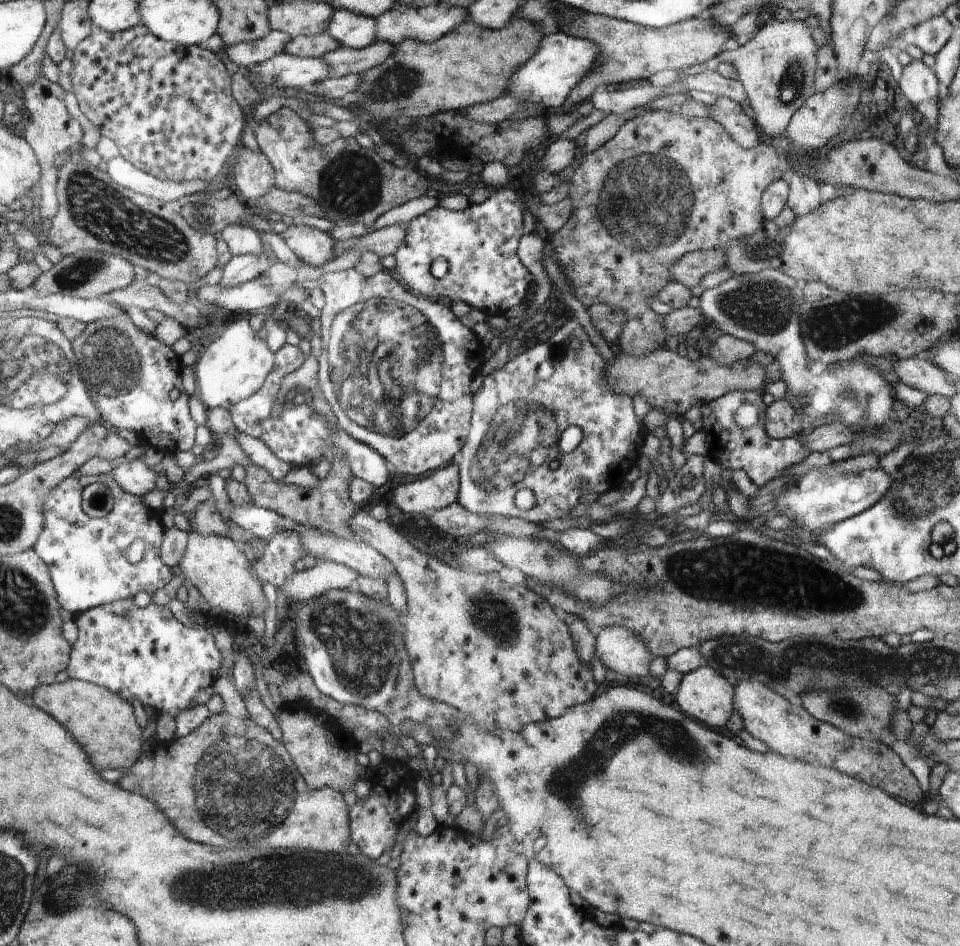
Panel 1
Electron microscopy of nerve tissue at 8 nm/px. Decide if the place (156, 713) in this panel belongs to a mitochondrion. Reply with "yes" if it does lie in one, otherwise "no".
no

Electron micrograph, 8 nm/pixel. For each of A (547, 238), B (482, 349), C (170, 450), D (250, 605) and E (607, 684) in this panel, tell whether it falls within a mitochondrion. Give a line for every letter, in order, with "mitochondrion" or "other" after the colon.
A: other
B: other
C: other
D: mitochondrion
E: other

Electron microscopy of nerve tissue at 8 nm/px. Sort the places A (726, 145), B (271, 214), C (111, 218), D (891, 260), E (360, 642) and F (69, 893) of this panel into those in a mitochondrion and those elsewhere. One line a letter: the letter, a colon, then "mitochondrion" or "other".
A: other
B: other
C: mitochondrion
D: other
E: mitochondrion
F: mitochondrion

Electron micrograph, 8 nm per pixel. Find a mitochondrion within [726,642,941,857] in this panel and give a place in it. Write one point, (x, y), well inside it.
(849, 710)

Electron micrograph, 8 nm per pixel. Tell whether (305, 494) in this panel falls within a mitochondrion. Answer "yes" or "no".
no

